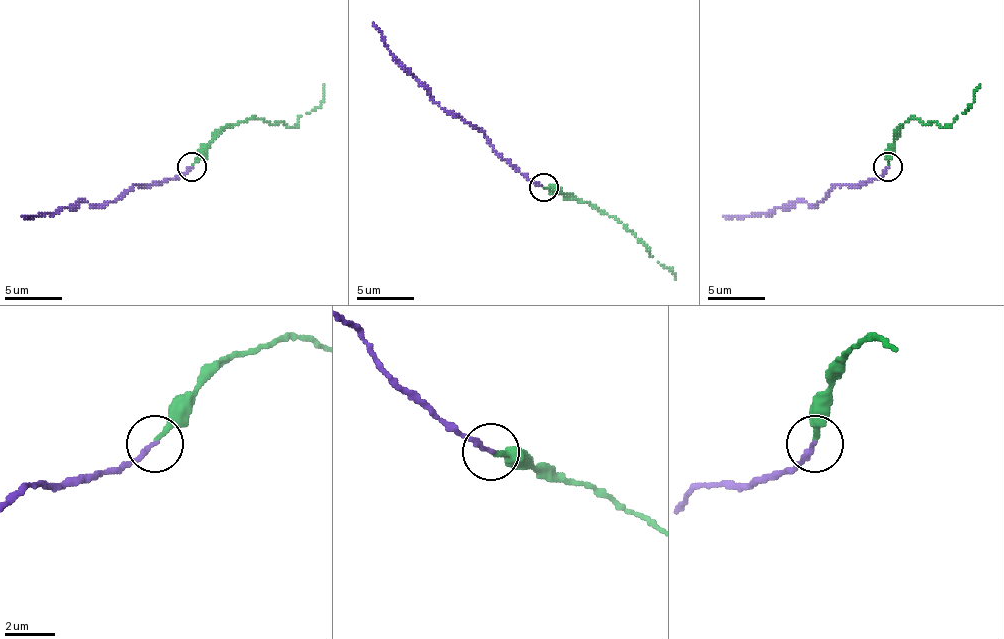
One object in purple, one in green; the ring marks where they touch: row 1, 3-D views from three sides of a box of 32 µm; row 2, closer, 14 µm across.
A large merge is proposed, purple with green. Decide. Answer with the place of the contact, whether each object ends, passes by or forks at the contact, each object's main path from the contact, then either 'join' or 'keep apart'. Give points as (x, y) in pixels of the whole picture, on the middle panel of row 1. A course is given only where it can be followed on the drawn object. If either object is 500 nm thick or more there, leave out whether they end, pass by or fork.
at (543, 187); purple ends there; green ends there; purple runs (544, 188), (513, 168), (487, 137), (453, 117), (433, 99), (387, 48), (373, 22); green runs (544, 188), (555, 188), (570, 199), (595, 205), (615, 216), (675, 273), (675, 279); join

